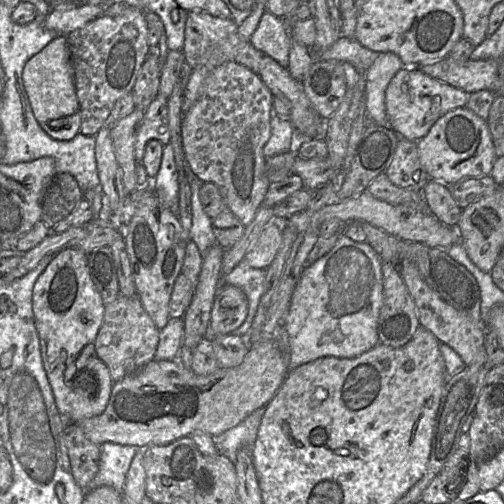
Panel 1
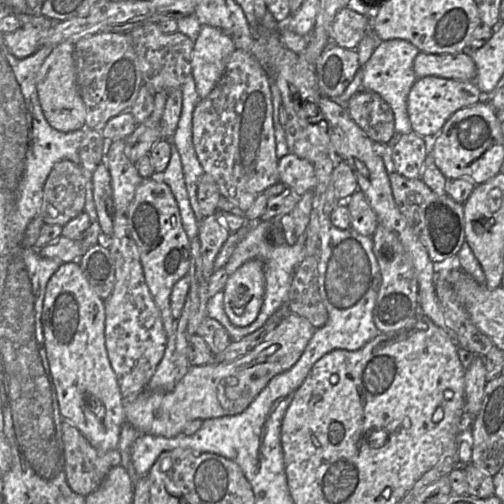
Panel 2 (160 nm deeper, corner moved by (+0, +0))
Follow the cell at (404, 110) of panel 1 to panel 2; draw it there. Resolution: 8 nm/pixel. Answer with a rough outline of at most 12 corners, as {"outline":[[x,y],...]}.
{"outline":[[418,78],[412,131],[432,140],[456,111],[484,97],[474,81]]}

